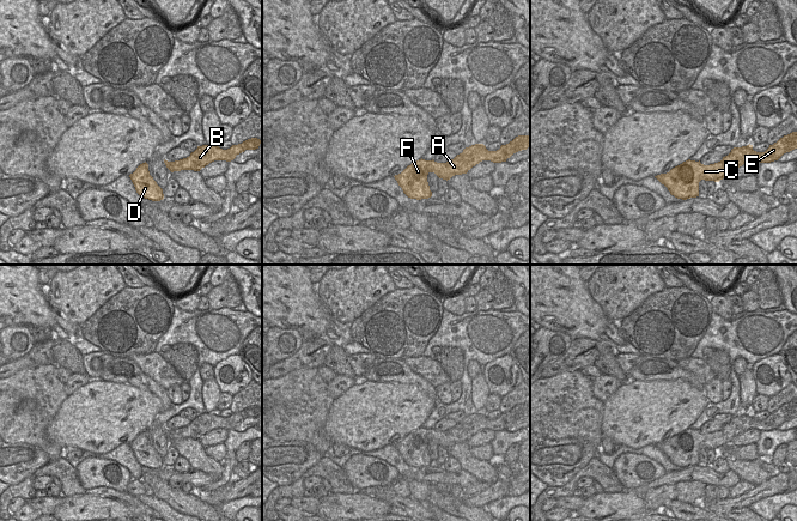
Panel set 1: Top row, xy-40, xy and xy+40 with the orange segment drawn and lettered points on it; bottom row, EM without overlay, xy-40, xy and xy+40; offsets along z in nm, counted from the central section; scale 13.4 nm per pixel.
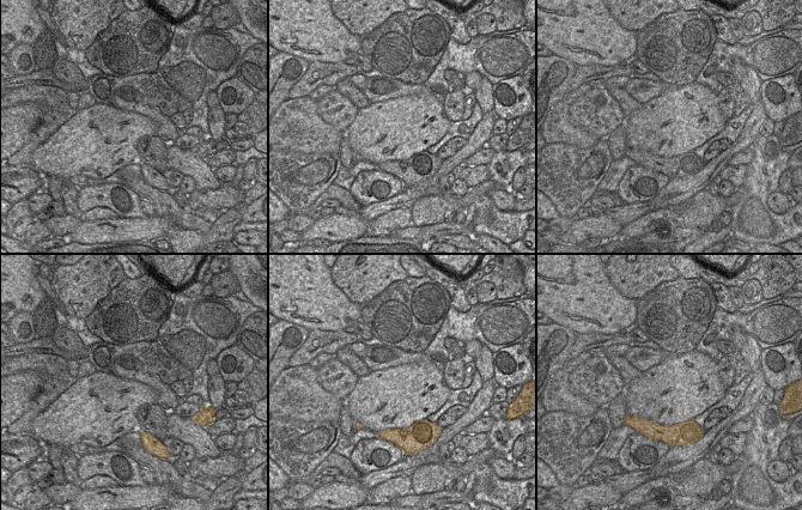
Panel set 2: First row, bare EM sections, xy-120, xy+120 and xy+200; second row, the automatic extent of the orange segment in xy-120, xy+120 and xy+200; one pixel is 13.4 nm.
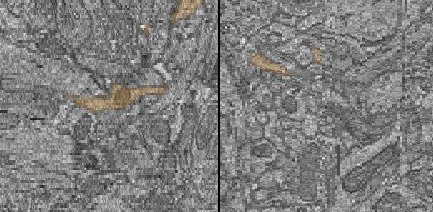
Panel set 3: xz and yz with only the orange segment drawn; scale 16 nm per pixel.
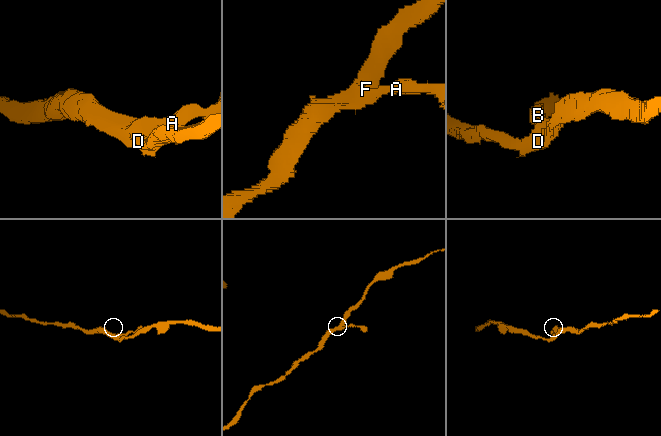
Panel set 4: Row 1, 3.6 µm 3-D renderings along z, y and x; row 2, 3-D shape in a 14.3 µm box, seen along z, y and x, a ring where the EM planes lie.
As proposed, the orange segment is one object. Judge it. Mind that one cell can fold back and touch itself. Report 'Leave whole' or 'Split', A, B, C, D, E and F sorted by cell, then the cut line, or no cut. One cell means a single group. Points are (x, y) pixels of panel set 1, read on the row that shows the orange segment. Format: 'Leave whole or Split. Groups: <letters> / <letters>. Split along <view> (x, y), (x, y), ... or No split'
Leave whole. Groups: A B C D E F. No split

